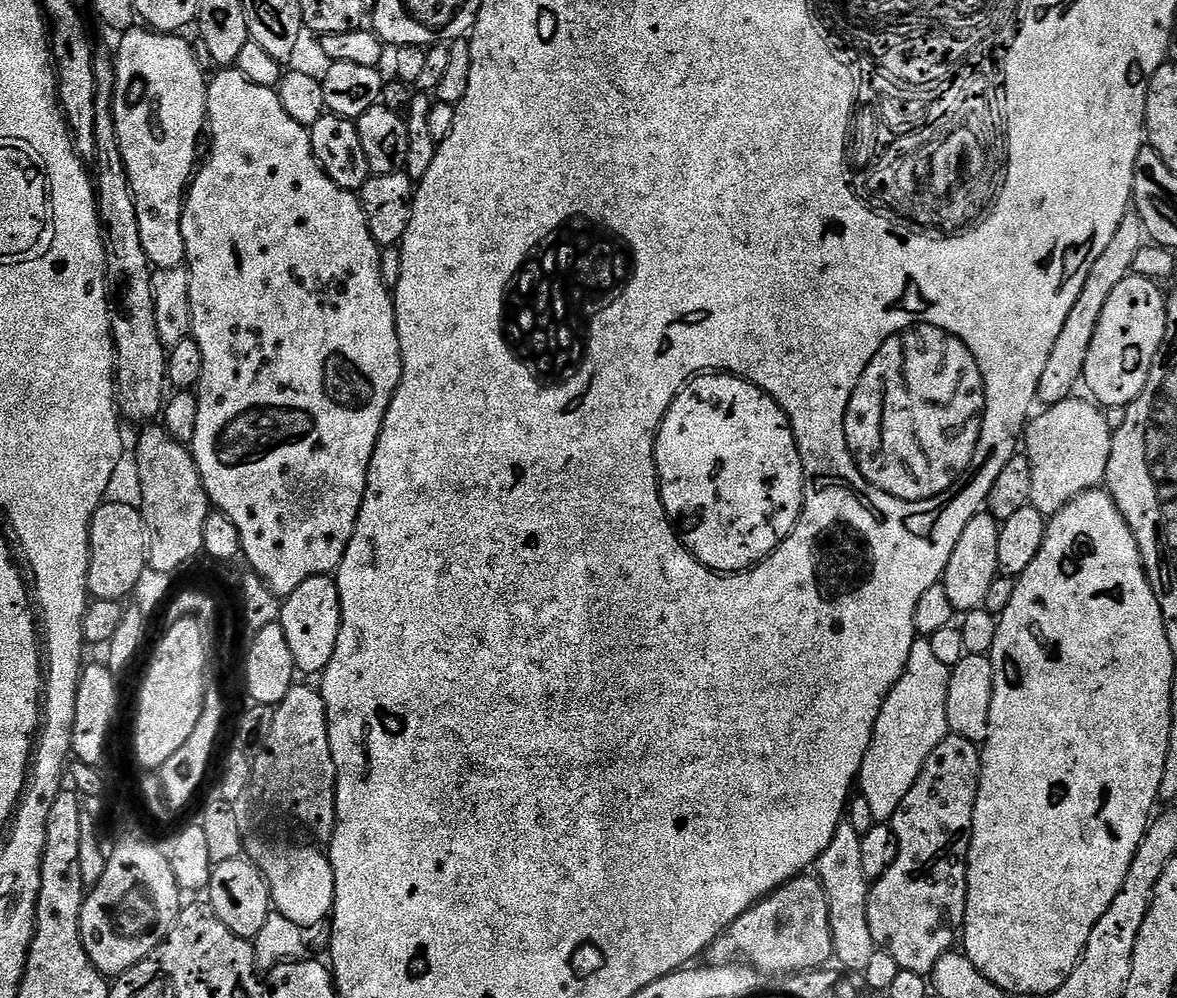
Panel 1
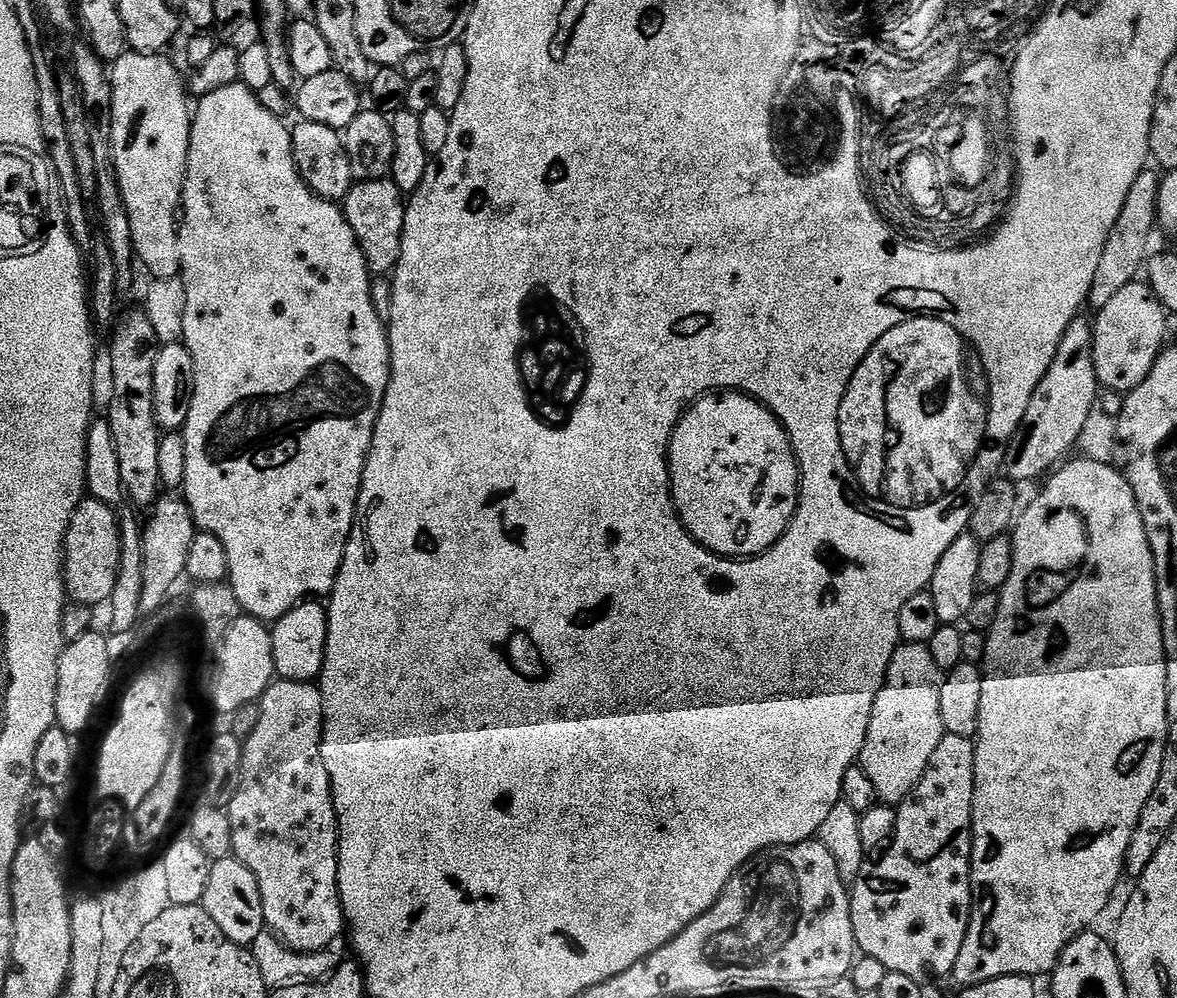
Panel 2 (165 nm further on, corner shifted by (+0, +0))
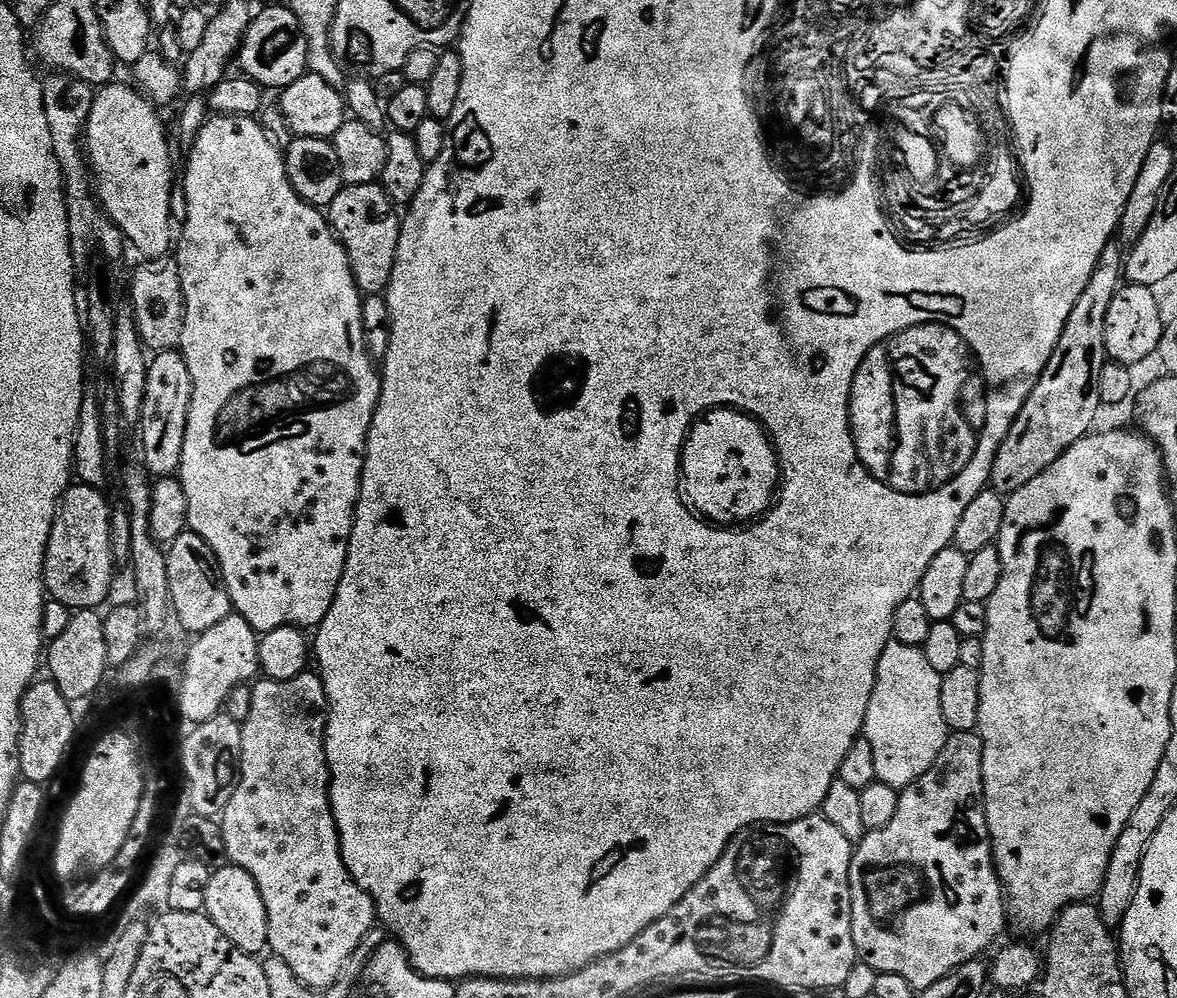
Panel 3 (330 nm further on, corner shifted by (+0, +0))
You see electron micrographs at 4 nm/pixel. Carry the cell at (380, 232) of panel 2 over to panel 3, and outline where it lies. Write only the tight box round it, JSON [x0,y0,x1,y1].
[326,182,401,296]

